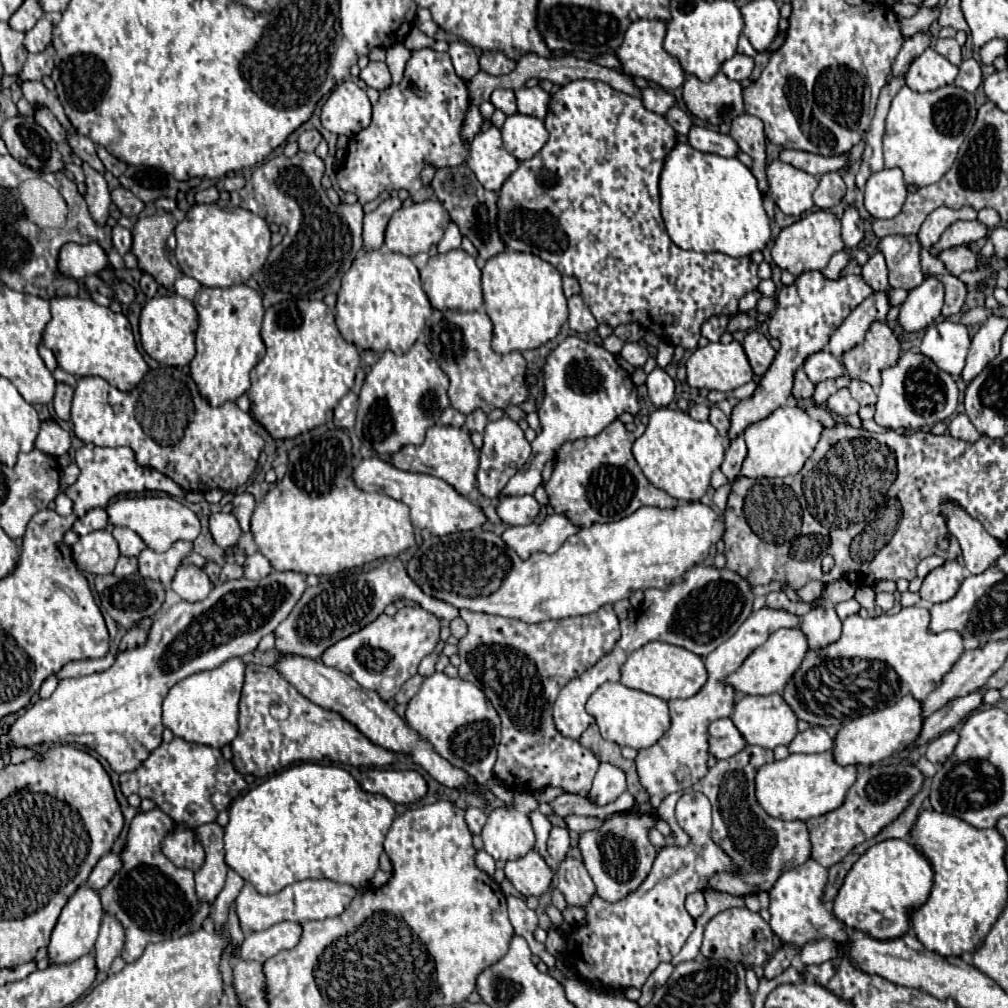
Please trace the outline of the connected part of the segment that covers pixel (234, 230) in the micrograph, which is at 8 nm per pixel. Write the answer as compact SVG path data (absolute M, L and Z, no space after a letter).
M193 205L187 217L175 227L177 247L175 257L179 269L183 265L183 275L197 279L205 287L231 287L247 283L255 271L259 271L271 251L271 231L269 225L255 213L245 209L221 209L219 205Z

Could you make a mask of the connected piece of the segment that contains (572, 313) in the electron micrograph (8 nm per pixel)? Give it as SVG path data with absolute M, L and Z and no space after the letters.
M573 295L569 301L569 327L577 333L587 333L597 329L597 321L591 315L589 307L583 303L581 295Z

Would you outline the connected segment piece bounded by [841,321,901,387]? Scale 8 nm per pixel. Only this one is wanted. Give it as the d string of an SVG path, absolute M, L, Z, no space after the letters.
M875 321L867 331L865 341L855 345L851 351L845 351L841 361L853 379L861 379L877 387L881 371L893 367L899 359L899 353L899 339L891 327L883 321Z

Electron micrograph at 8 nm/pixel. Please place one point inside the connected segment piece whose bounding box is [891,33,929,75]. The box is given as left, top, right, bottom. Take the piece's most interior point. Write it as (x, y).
(912, 48)

